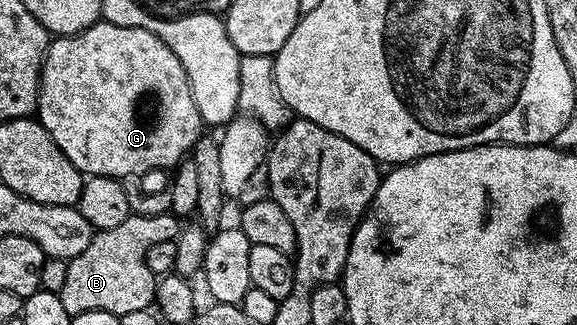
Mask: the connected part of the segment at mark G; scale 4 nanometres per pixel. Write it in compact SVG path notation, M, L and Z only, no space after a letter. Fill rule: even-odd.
M104 19L92 24L87 30L77 33L76 36L59 36L50 43L49 49L45 51L45 64L41 68L41 89L37 95L35 116L41 121L47 134L51 134L51 138L59 146L59 150L63 150L63 154L67 154L67 158L86 177L126 178L125 176L141 176L144 172L157 172L160 168L176 169L177 165L192 153L193 144L203 132L203 121L199 110L195 110L195 98L191 94L191 86L187 74L183 70L183 62L179 62L179 58L175 58L172 50L151 30L132 28L131 26L115 26Z

